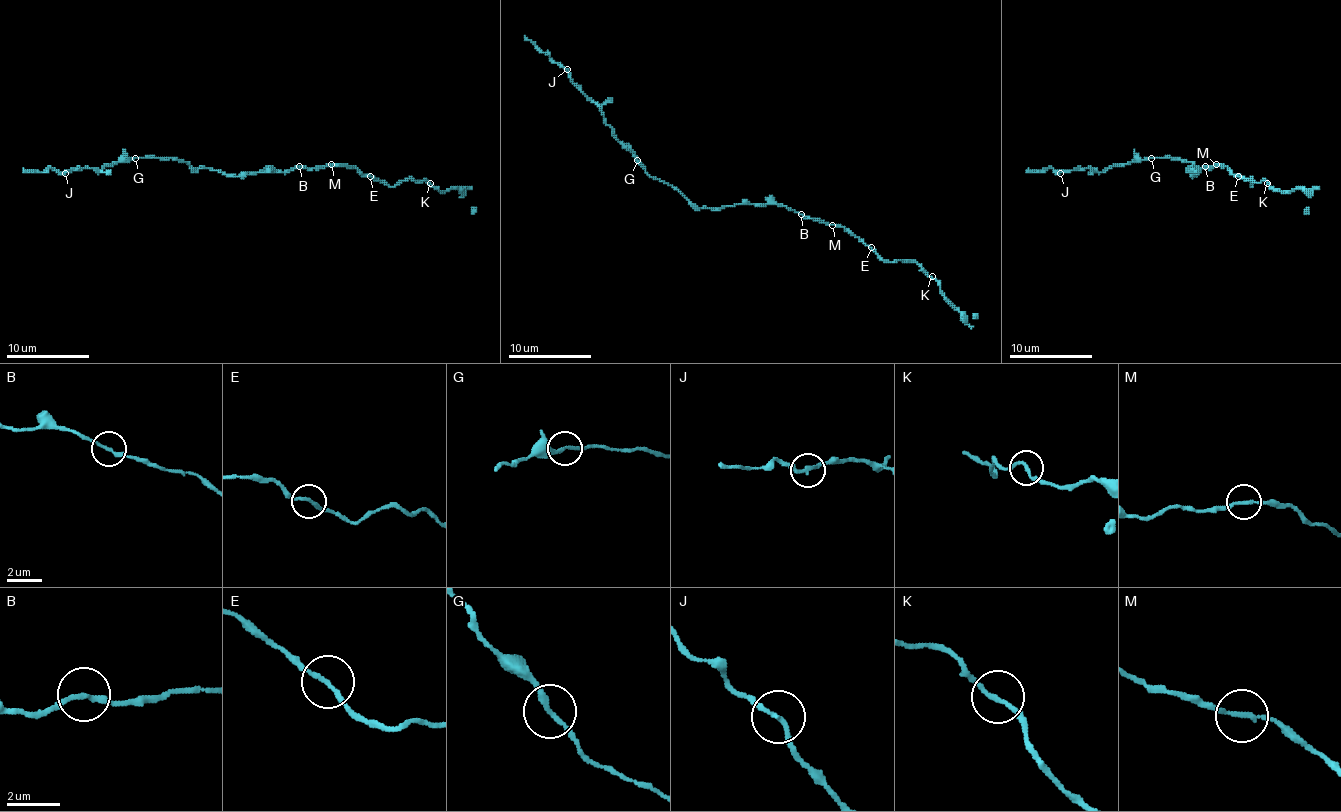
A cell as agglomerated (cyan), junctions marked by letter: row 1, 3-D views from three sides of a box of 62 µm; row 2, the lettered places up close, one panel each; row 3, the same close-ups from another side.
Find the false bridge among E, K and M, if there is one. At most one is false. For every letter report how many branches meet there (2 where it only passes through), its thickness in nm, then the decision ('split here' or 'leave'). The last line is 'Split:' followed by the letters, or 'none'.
E: 2 branches meet; 180 nm thick; leave
K: 2 branches meet; 180 nm thick; leave
M: 2 branches meet; 170 nm thick; leave
Split: none

